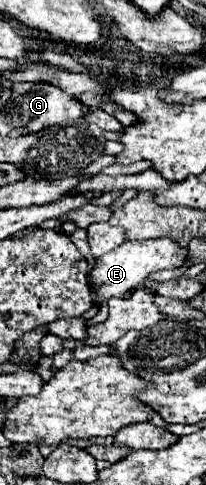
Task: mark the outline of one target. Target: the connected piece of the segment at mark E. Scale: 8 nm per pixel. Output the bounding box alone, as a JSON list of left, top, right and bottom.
[90,239,186,307]

